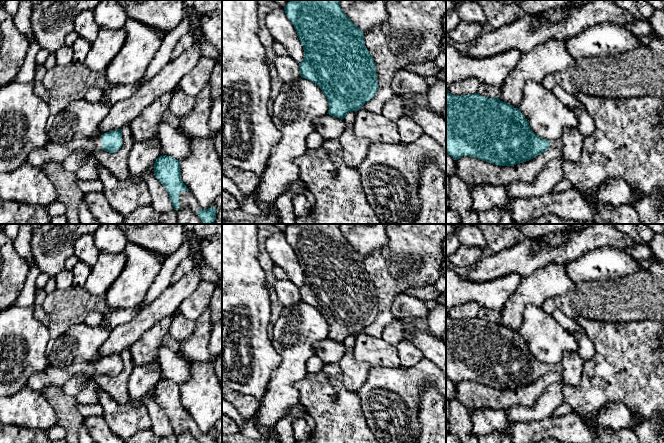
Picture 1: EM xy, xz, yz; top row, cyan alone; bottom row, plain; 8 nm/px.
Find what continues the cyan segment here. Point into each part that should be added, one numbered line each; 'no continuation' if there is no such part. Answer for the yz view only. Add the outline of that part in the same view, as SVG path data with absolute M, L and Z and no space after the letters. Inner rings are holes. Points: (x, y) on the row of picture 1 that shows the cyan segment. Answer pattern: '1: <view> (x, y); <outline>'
1: yz (557, 144); M561 138L557 139L557 140L551 140L549 142L549 145L550 145L551 148L562 150L562 148L563 148L563 141L562 141Z

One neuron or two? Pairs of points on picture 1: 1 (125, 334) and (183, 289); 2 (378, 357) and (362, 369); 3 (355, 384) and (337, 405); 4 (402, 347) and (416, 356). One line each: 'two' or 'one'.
1: one
2: two
3: two
4: one

